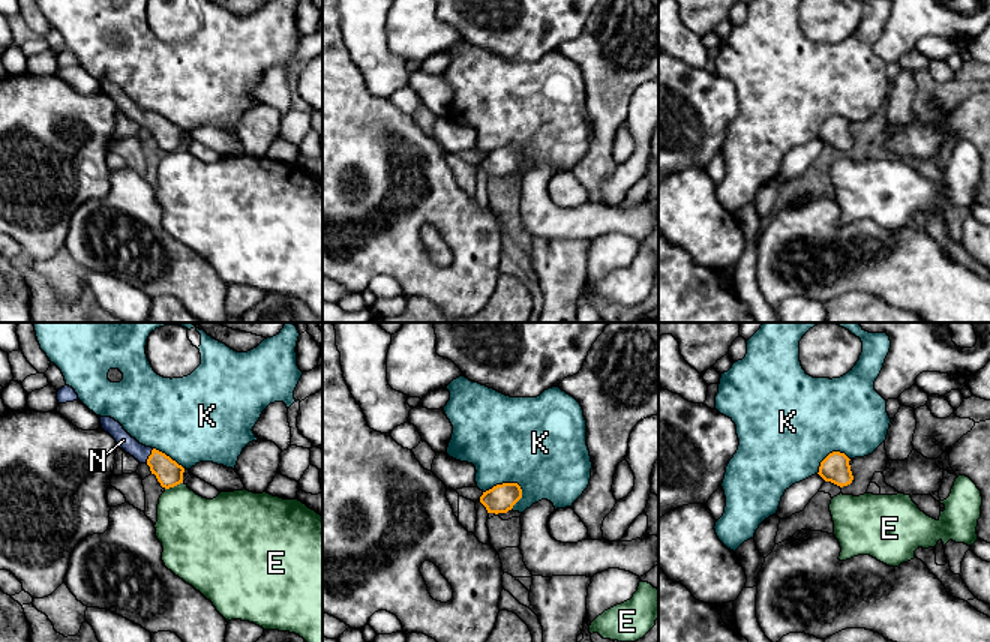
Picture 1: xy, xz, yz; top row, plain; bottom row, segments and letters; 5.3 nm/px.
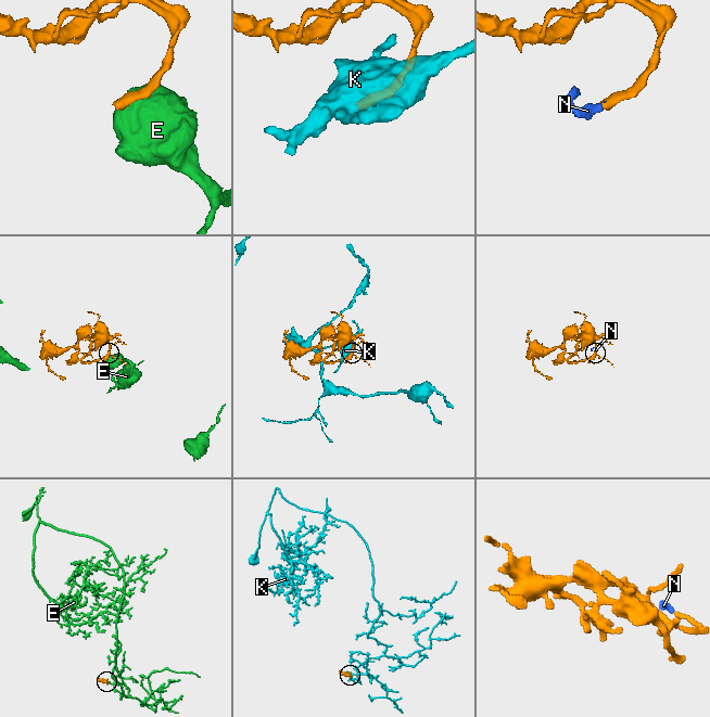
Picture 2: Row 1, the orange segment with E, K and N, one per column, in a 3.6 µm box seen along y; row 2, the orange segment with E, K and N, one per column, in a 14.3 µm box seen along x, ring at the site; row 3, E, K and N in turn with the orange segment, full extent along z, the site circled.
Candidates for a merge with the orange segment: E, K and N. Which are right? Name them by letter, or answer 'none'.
N

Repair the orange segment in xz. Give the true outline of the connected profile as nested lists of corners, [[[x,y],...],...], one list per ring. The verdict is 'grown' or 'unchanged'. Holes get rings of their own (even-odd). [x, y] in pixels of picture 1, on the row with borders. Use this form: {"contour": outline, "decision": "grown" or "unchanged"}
{"contour": [[[502,483],[483,492],[480,502],[488,513],[507,513],[522,498],[522,489],[518,483]]], "decision": "unchanged"}

